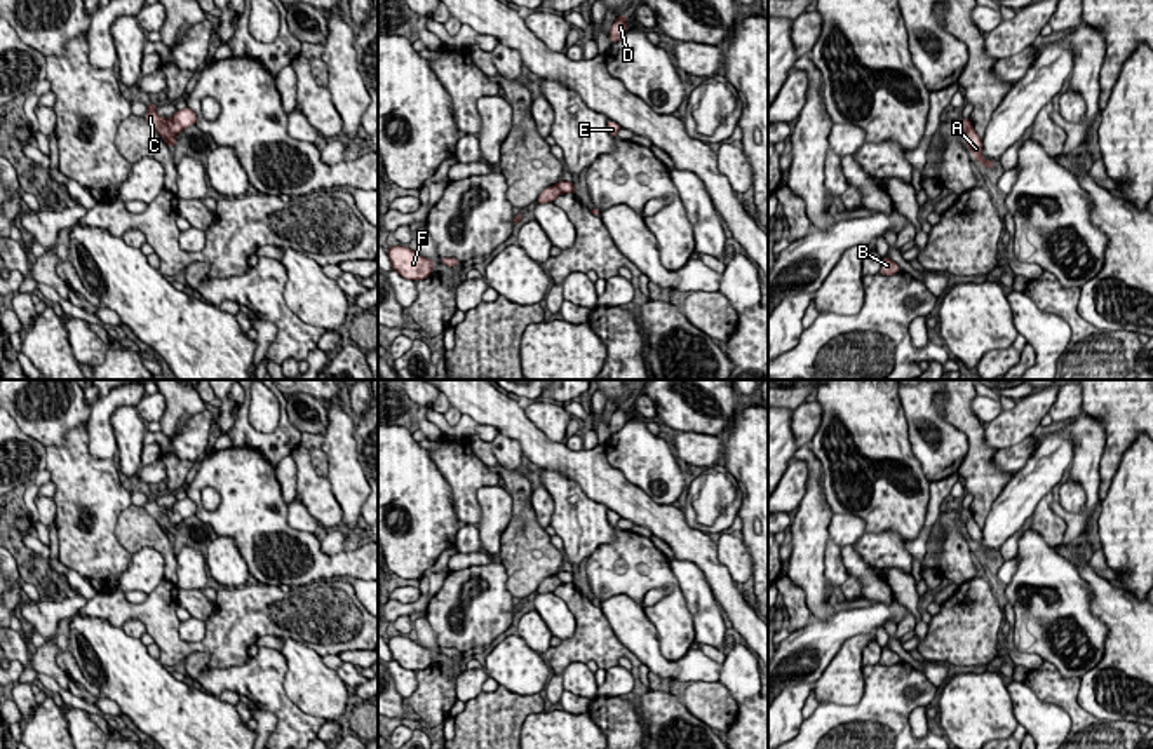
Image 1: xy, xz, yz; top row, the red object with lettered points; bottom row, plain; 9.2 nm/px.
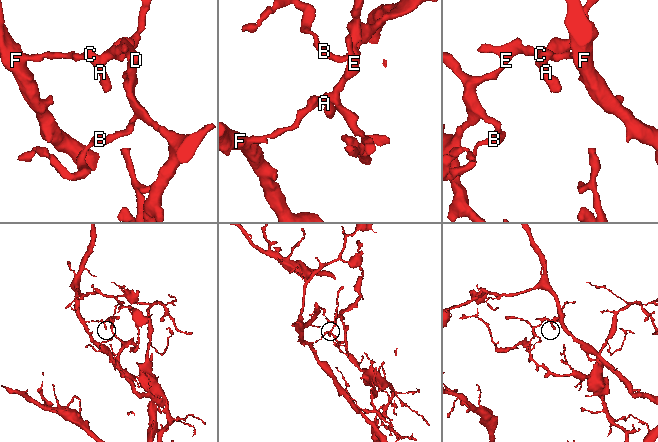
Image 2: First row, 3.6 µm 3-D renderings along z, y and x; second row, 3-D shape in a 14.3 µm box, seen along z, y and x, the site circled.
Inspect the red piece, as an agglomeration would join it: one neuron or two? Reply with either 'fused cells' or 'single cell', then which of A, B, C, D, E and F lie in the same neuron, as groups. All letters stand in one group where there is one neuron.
fused cells; A C F / B D E

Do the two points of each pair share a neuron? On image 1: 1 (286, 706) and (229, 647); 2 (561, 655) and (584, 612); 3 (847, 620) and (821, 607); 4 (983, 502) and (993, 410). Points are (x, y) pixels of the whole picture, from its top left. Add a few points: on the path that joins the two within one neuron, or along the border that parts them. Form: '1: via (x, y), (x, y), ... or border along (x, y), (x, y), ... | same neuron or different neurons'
1: border along (204, 654), (213, 668), (242, 666), (249, 659) | different neurons
2: via (572, 647), (584, 634), (584, 622) | same neuron
3: border along (836, 612), (828, 619), (817, 620) | different neurons
4: border along (972, 398), (972, 411), (984, 425) | different neurons

